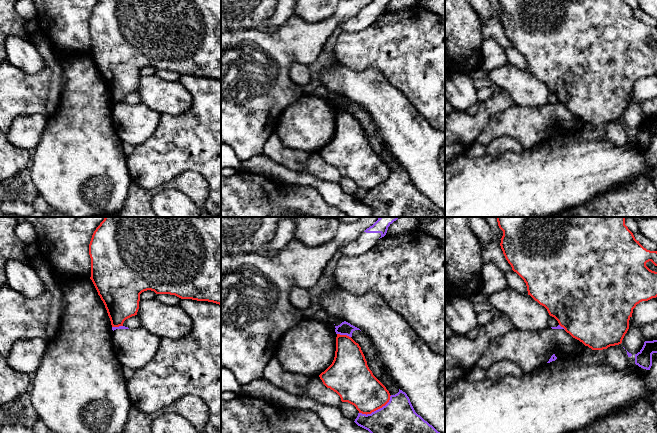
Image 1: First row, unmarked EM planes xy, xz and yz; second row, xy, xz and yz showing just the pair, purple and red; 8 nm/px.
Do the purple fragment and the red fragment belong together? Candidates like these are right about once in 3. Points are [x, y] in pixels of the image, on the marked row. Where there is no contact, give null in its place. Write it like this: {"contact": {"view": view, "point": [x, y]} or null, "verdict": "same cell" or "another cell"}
{"contact": {"view": "xz", "point": [376, 410]}, "verdict": "another cell"}

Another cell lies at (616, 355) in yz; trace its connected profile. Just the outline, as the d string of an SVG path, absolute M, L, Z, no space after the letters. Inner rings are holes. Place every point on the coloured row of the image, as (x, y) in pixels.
M621 344L610 346L606 350L606 362L616 369L625 369L629 365L627 351Z

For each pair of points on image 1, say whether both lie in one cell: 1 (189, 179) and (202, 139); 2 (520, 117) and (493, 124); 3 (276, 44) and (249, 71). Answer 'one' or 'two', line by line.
1: two
2: one
3: one

